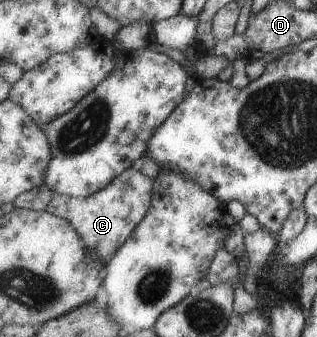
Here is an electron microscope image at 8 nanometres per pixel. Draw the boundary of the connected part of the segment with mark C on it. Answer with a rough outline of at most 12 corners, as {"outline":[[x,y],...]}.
{"outline":[[126,169],[92,196],[54,197],[108,263],[151,212],[155,179]]}

